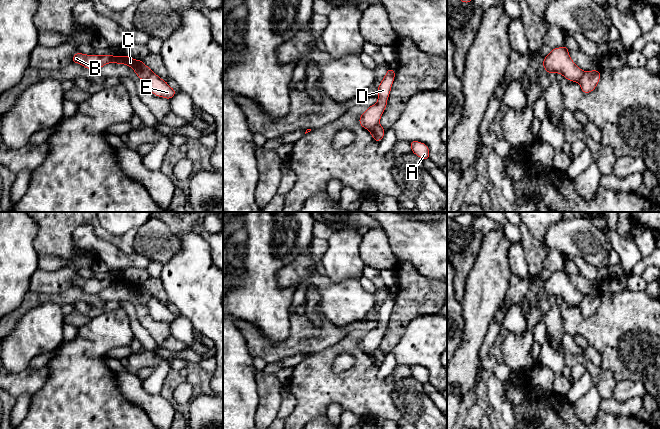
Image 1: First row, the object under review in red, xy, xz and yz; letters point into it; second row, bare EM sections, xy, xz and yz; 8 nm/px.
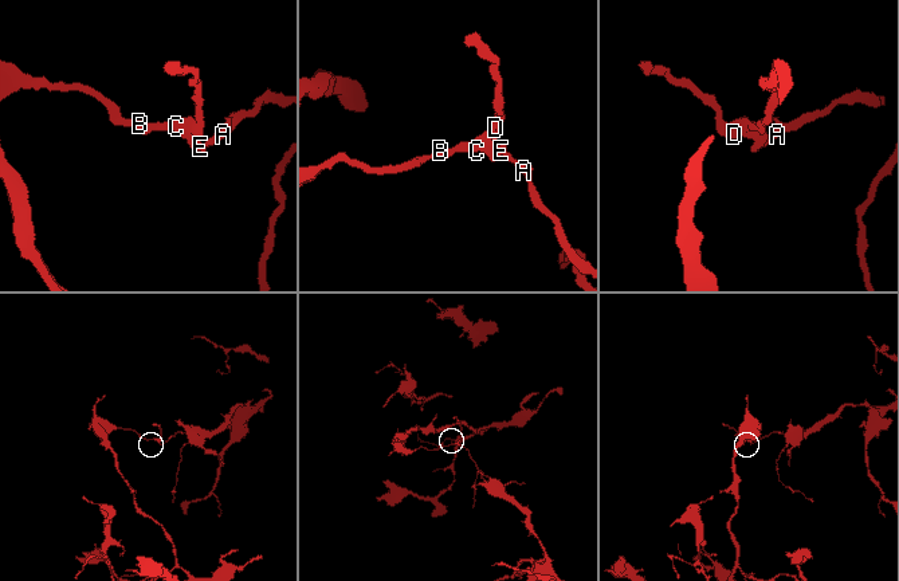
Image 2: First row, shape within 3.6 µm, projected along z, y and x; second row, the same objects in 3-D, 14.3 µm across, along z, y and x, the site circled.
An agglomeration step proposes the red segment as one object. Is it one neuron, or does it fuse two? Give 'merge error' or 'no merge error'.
merge error

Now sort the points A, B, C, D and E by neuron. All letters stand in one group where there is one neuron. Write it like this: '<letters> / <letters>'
A E / B C D

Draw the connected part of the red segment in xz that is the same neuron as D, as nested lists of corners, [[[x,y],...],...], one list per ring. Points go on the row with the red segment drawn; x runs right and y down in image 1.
[[[388,68],[385,77],[382,79],[377,92],[378,102],[370,107],[359,117],[359,124],[370,130],[375,125],[379,124],[381,116],[387,106],[387,99],[389,97],[391,86],[394,82],[395,70]]]

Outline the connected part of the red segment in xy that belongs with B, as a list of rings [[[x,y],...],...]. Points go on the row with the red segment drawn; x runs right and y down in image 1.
[[[80,52],[74,54],[72,63],[80,63],[86,69],[99,69],[108,63],[125,64],[130,66],[137,76],[146,81],[152,74],[152,70],[142,60],[135,60],[129,56],[113,55],[86,55]]]

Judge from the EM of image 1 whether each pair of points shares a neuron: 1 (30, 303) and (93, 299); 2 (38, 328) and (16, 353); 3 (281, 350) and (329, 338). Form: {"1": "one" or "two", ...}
{"1": "one", "2": "one", "3": "one"}

